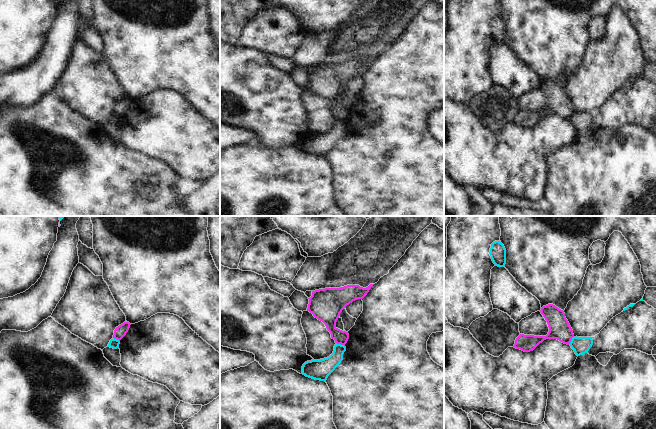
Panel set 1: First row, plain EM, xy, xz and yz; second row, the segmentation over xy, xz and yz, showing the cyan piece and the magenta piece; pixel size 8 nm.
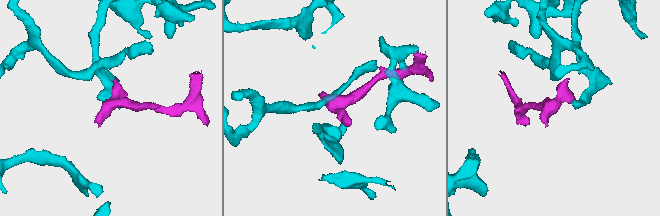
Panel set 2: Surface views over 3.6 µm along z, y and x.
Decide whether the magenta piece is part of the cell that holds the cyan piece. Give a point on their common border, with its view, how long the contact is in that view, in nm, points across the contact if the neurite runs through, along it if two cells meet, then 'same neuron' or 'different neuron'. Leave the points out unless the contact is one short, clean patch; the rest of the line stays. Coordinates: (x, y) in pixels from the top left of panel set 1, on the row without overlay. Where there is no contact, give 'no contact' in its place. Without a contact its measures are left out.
meets cyan in xz at (340, 120); contact 80 nm long; border along xz (336, 118), (344, 122); different neuron

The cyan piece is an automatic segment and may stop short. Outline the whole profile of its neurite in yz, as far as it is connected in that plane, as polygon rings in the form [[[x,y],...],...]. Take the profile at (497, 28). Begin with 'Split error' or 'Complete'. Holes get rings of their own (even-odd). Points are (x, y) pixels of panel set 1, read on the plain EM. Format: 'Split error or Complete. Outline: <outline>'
Complete. Outline: [[[495,17],[491,20],[490,28],[491,35],[495,42],[504,43],[506,40],[506,25],[501,17]]]

